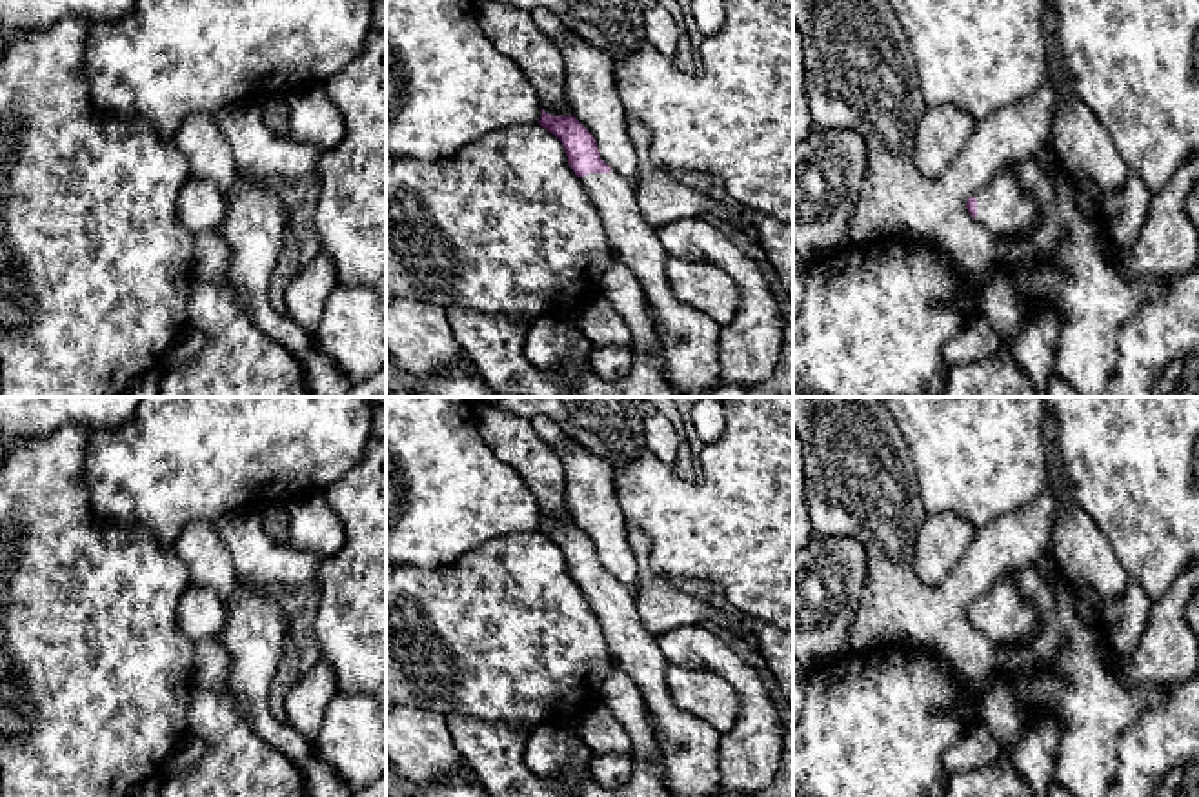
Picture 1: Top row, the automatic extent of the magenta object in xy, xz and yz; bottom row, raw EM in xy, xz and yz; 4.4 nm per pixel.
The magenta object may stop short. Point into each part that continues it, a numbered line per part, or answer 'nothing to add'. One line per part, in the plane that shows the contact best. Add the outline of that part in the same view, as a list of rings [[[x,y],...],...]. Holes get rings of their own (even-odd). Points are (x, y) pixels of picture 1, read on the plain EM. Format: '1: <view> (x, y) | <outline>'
1: xz (690, 746) | [[[533,417],[531,428],[555,451],[564,468],[566,509],[573,524],[593,542],[610,580],[580,584],[597,615],[615,668],[639,686],[655,721],[664,757],[664,782],[673,797],[715,797],[720,781],[722,737],[700,717],[684,711],[671,697],[668,657],[637,613],[637,559],[617,500],[615,471],[599,455],[568,437],[548,417]]]

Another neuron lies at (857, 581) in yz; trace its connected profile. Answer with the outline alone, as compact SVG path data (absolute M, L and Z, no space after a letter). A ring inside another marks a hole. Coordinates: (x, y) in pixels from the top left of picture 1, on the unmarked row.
M811 537L799 551L793 551L793 657L804 671L848 651L848 628L864 595L866 551L850 537Z

